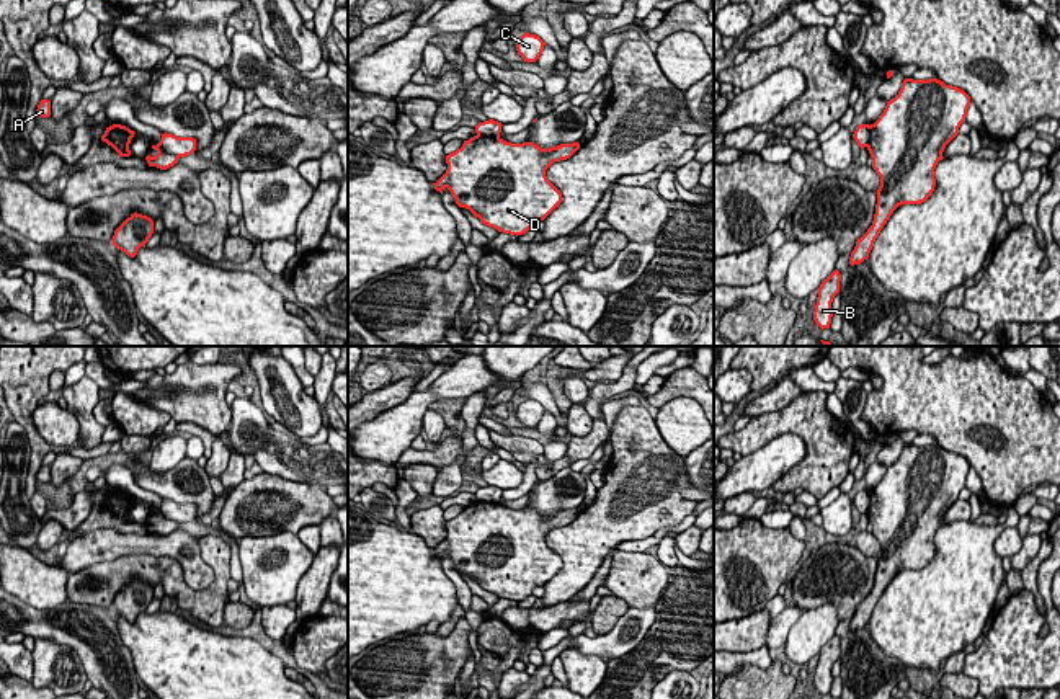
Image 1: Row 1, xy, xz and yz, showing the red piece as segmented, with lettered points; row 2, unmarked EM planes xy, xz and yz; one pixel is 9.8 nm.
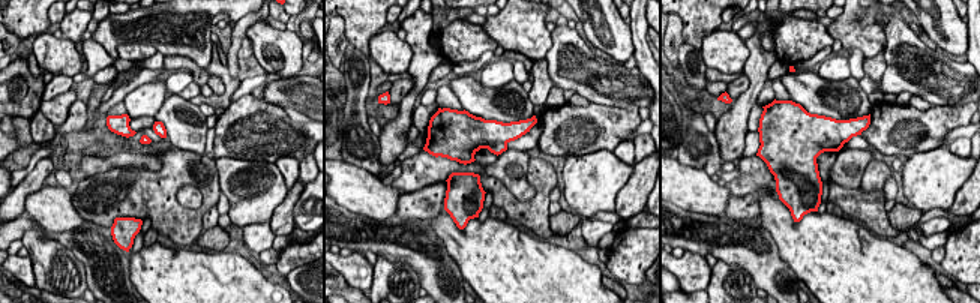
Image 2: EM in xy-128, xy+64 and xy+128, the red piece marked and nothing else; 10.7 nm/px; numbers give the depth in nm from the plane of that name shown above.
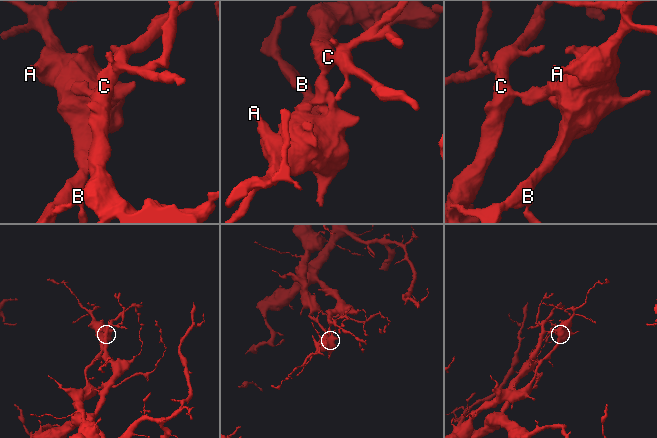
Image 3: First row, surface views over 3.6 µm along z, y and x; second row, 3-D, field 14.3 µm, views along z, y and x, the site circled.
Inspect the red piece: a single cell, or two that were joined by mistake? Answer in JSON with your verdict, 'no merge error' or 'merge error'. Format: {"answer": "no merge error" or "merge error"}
{"answer": "merge error"}

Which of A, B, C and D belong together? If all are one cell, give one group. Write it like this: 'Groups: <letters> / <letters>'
Groups: A B D / C

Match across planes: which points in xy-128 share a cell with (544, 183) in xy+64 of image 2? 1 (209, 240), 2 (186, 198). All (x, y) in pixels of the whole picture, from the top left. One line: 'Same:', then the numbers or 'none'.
Same: none

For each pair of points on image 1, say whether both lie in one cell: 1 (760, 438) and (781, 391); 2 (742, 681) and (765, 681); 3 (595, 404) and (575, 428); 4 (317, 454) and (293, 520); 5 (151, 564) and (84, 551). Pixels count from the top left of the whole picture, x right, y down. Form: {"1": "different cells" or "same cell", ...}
{"1": "different cells", "2": "same cell", "3": "different cells", "4": "different cells", "5": "different cells"}

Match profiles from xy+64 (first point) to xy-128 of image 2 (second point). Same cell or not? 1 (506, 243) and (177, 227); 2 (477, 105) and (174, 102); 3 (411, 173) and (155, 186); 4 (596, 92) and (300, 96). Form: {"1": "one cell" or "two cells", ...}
{"1": "two cells", "2": "one cell", "3": "two cells", "4": "one cell"}

